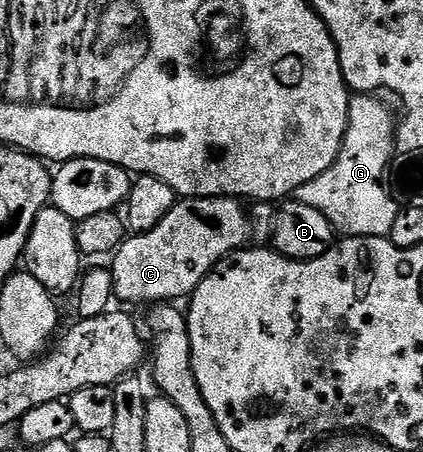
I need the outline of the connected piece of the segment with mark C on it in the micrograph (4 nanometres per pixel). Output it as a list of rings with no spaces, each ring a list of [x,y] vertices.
[[[214,195],[211,199],[179,198],[172,213],[168,213],[168,217],[164,217],[156,229],[148,229],[148,233],[139,235],[131,234],[114,252],[114,298],[118,301],[123,299],[126,303],[146,303],[145,305],[179,301],[182,298],[185,300],[193,295],[200,281],[204,281],[204,277],[221,259],[225,259],[232,251],[243,250],[247,246],[246,239],[250,238],[250,216],[247,208],[237,198],[221,195]]]

